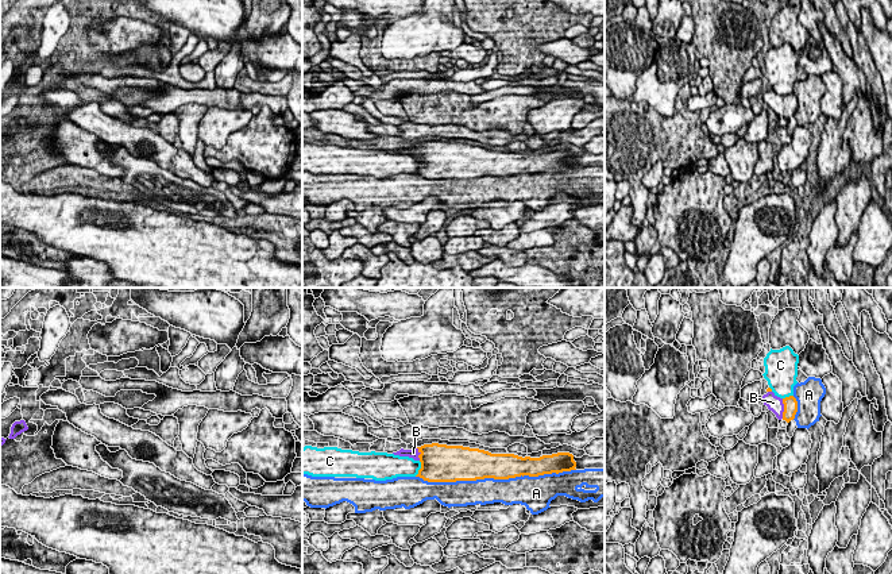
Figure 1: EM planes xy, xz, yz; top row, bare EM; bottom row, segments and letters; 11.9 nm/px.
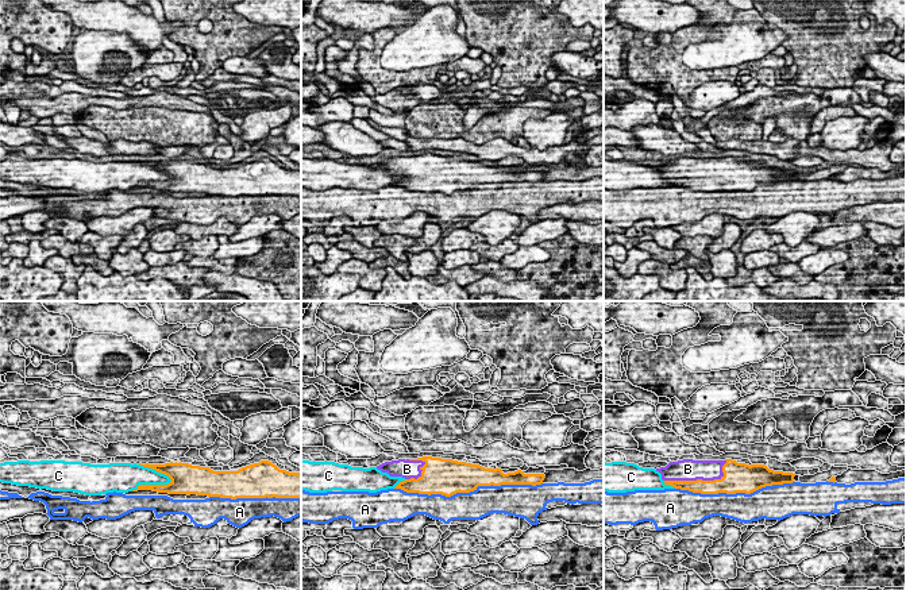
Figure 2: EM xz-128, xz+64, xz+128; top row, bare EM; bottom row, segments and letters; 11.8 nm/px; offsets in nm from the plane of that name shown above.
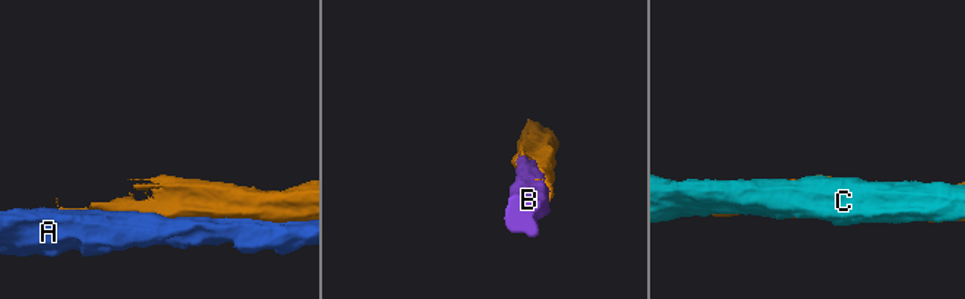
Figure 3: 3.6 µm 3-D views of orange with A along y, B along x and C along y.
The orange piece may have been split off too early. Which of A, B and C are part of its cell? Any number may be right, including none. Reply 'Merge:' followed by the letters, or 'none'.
Merge: B

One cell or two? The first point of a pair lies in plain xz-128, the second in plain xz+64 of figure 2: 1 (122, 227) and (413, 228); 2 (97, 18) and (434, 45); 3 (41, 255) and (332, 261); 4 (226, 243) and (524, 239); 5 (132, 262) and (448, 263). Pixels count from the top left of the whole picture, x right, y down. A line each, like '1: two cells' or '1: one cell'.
1: one cell
2: two cells
3: one cell
4: two cells
5: two cells

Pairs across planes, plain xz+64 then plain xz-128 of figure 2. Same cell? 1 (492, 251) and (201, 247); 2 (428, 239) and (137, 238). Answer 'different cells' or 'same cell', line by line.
1: same cell
2: same cell

